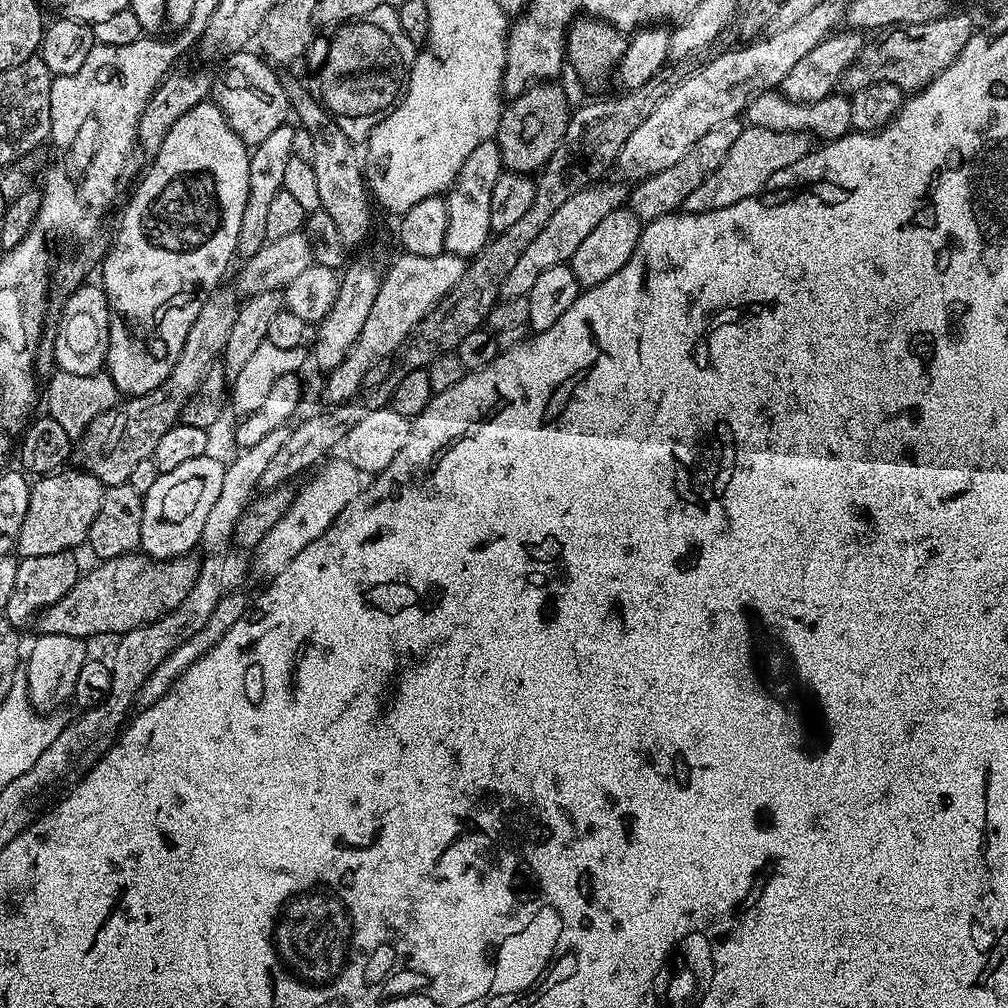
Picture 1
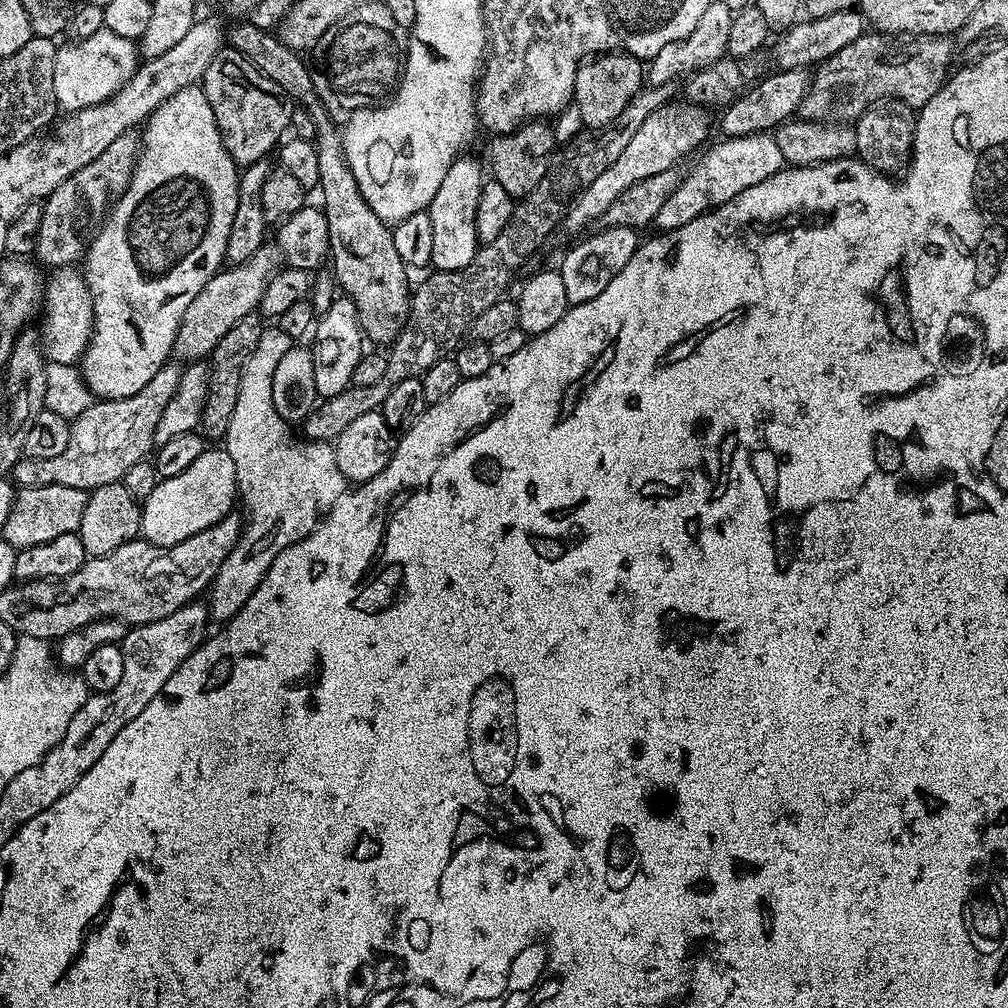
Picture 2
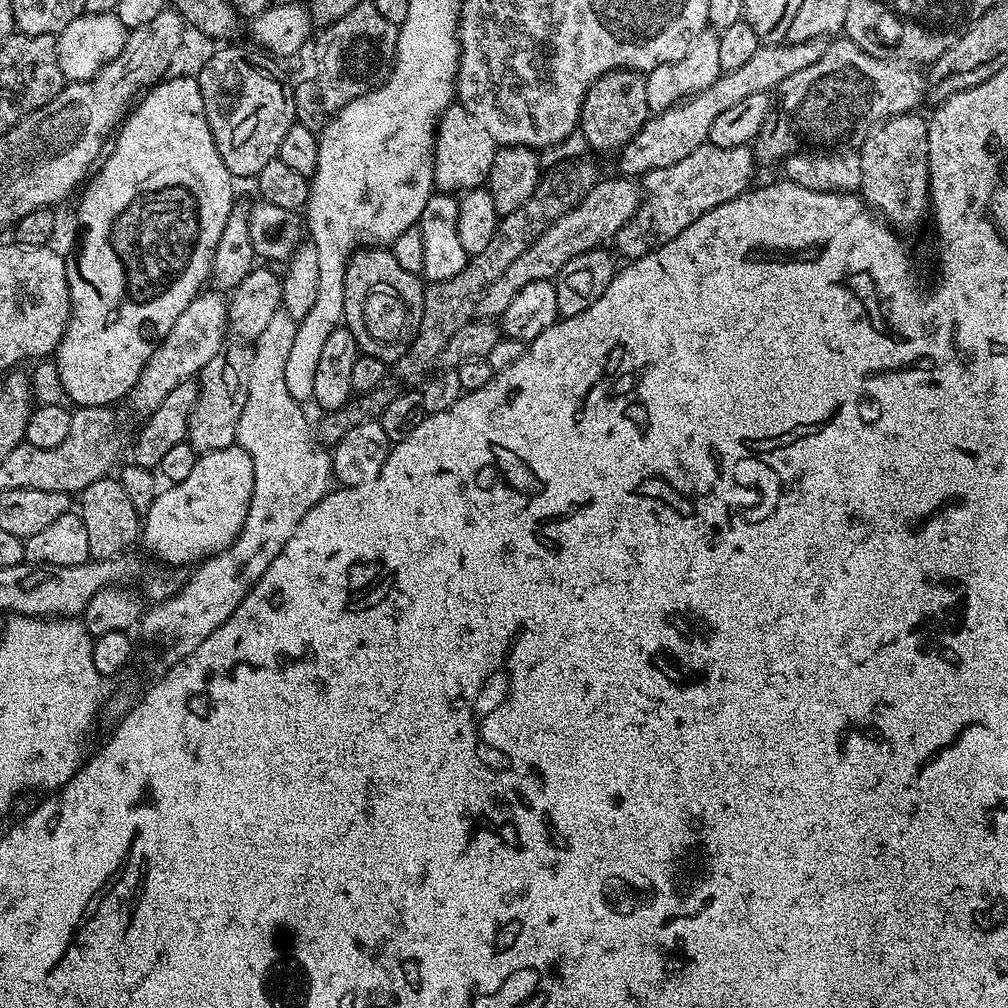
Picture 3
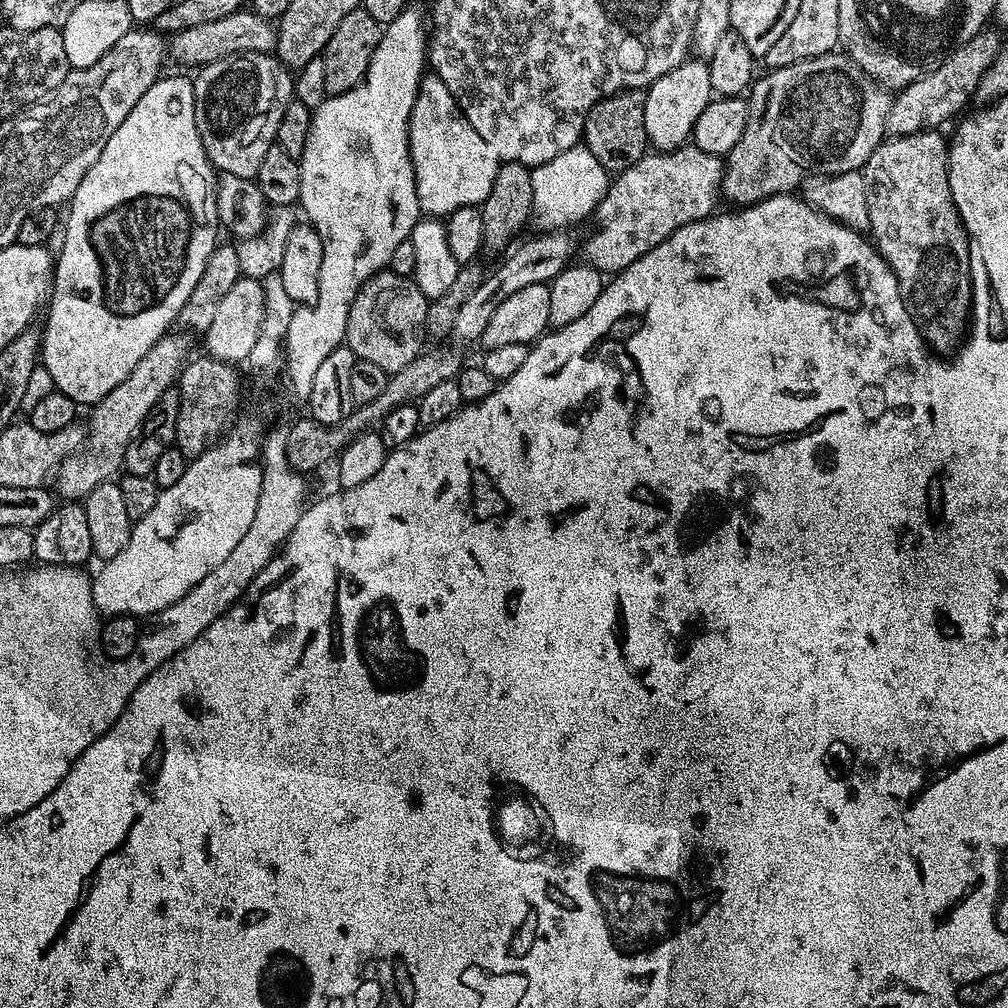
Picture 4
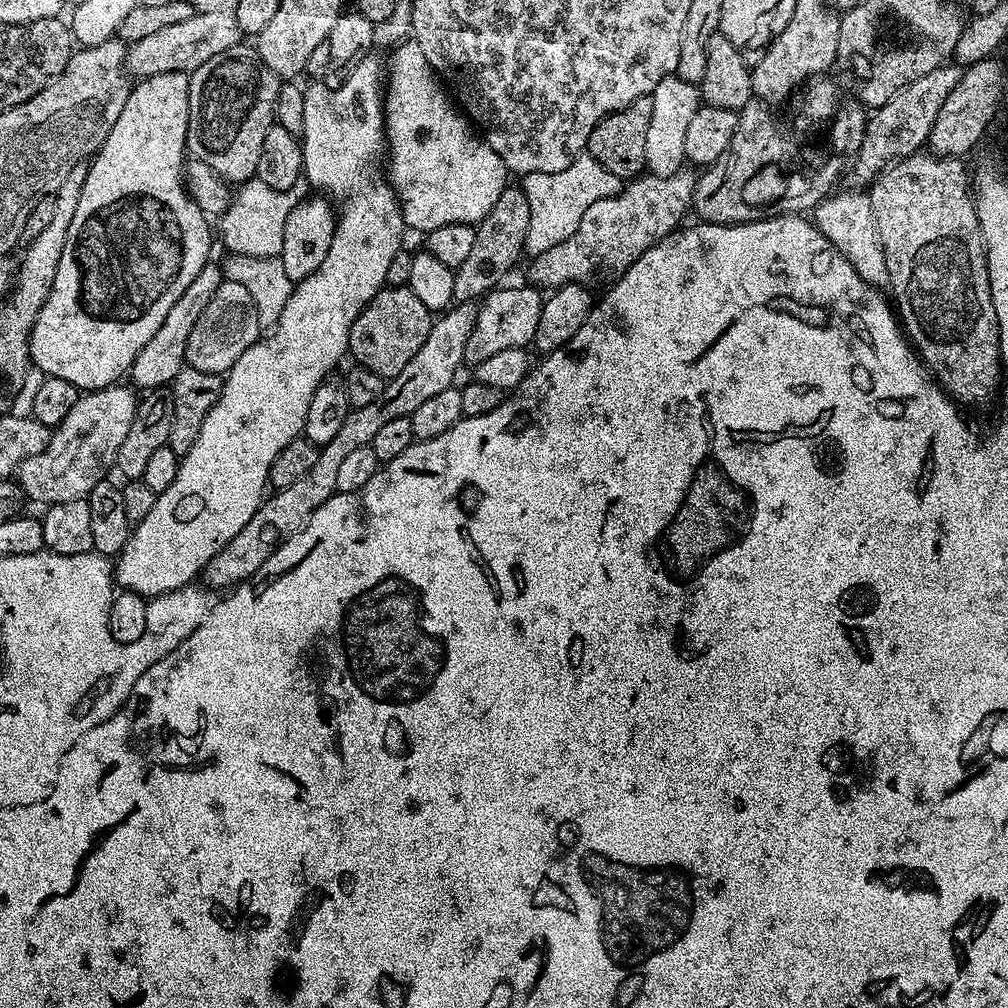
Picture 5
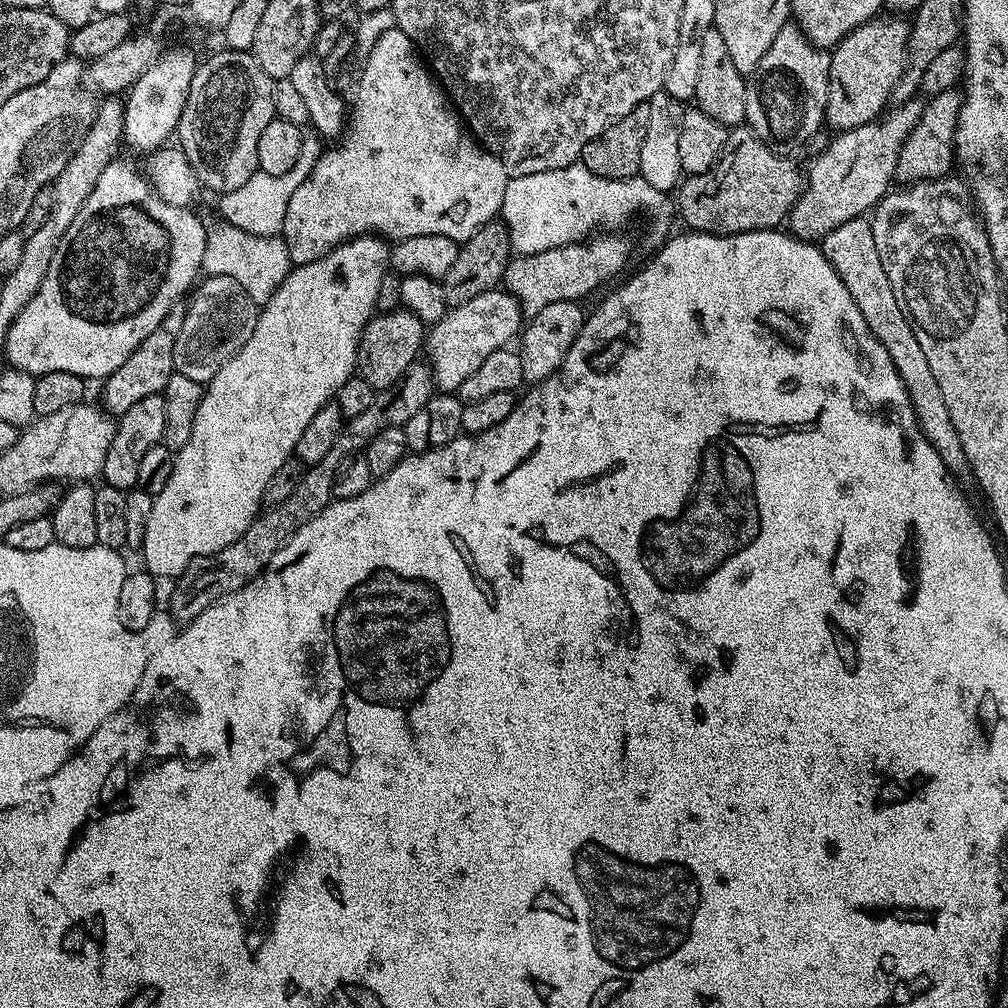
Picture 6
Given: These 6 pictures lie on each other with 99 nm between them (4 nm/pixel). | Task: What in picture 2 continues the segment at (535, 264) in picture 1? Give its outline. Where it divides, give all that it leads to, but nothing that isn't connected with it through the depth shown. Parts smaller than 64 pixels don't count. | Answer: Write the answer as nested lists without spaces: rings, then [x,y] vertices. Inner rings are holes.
[[[691,102],[673,103],[654,110],[642,126],[638,126],[634,138],[622,150],[622,155],[613,162],[607,170],[602,170],[586,190],[576,195],[568,213],[562,221],[563,231],[583,233],[587,224],[599,221],[606,214],[606,210],[613,204],[618,194],[624,193],[627,188],[634,186],[634,182],[642,182],[642,178],[650,178],[654,174],[662,174],[662,170],[670,170],[679,165],[679,160],[684,160],[708,136],[708,116],[703,107]]]

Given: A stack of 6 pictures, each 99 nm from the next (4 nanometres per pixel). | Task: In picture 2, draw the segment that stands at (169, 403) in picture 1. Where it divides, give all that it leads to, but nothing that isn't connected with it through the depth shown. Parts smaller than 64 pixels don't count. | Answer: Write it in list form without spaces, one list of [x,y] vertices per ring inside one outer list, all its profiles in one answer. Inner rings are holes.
[[[175,363],[165,364],[162,370],[158,370],[158,374],[154,374],[154,378],[150,378],[150,382],[146,382],[146,386],[142,390],[138,390],[138,394],[134,394],[130,398],[97,399],[86,410],[82,410],[82,414],[78,414],[76,420],[71,421],[70,442],[66,445],[66,450],[62,450],[62,454],[56,455],[55,458],[22,459],[12,468],[11,479],[20,488],[53,484],[54,486],[74,486],[91,490],[98,486],[121,483],[126,470],[130,470],[130,466],[134,466],[134,462],[145,459],[153,451],[154,430],[158,430],[158,422],[162,418],[170,398],[174,398],[180,385],[182,368],[179,363],[176,363],[177,365]]]

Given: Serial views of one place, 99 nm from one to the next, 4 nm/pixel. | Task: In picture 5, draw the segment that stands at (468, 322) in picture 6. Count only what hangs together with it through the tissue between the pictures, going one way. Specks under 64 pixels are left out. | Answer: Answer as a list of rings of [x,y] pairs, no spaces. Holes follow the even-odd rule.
[[[535,286],[508,287],[493,288],[487,296],[483,297],[476,313],[474,330],[470,330],[470,338],[466,338],[465,365],[474,366],[478,362],[483,362],[485,358],[498,354],[501,350],[528,348],[535,341],[538,318],[542,318],[542,306],[545,301],[541,289]]]

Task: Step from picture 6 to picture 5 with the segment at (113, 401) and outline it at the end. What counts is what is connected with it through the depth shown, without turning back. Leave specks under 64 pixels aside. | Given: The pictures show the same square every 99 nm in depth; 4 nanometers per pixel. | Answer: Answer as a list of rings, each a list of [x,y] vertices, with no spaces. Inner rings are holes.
[[[209,262],[202,270],[198,270],[194,282],[190,282],[190,286],[186,286],[186,290],[182,290],[182,298],[178,298],[178,302],[174,302],[174,306],[170,306],[170,314],[166,314],[162,326],[158,326],[154,338],[150,338],[150,342],[146,342],[146,346],[142,346],[142,350],[138,350],[138,358],[134,358],[130,377],[132,376],[133,382],[131,381],[131,383],[137,389],[151,390],[171,385],[173,378],[186,367],[184,362],[186,342],[190,342],[190,332],[194,330],[194,322],[198,322],[198,318],[202,318],[202,310],[206,310],[210,298],[214,298],[214,290],[218,290],[218,286],[223,281],[223,267],[219,263]]]

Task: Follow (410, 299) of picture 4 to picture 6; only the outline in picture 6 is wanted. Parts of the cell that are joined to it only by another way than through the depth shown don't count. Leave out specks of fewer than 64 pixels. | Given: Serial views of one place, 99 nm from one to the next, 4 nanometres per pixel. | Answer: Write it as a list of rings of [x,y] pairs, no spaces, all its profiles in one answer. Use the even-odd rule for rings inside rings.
[[[401,306],[393,312],[381,312],[373,315],[368,325],[362,330],[362,338],[356,355],[358,374],[377,392],[386,390],[410,370],[410,366],[417,363],[416,356],[426,344],[426,326],[413,312]]]

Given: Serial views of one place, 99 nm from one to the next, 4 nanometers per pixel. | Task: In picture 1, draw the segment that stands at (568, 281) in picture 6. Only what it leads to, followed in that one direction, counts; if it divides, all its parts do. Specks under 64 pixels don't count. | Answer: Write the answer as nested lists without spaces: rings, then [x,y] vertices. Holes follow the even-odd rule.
[[[745,126],[738,142],[730,146],[730,154],[726,154],[726,162],[698,186],[686,198],[683,211],[709,212],[710,210],[722,210],[722,206],[734,206],[734,202],[742,202],[742,198],[759,196],[763,192],[766,182],[778,170],[786,170],[786,166],[794,166],[807,154],[813,151],[814,144],[807,132],[775,132],[766,128],[754,128]]]

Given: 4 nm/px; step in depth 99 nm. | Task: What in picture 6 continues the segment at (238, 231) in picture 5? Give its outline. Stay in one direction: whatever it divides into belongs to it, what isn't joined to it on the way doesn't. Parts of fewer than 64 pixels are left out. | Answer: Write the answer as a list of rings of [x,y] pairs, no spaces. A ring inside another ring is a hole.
[[[305,133],[301,153],[298,154],[293,169],[288,170],[286,174],[272,175],[258,170],[238,190],[223,193],[219,199],[221,200],[219,215],[248,233],[259,236],[279,235],[284,228],[286,206],[289,205],[291,195],[309,177],[310,171],[324,151],[321,139],[323,140],[323,137],[319,133]]]

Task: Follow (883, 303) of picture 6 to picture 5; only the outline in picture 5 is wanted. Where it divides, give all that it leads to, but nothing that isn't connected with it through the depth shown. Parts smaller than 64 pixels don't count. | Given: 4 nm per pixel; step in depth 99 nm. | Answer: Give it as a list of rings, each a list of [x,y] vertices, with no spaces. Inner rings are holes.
[[[856,190],[860,192],[840,191],[833,191],[816,205],[814,209],[815,226],[844,255],[846,262],[850,262],[850,266],[858,270],[858,274],[867,284],[877,290],[887,289],[886,258],[882,250],[882,242],[878,238],[878,226],[874,222],[868,192],[864,190]]]

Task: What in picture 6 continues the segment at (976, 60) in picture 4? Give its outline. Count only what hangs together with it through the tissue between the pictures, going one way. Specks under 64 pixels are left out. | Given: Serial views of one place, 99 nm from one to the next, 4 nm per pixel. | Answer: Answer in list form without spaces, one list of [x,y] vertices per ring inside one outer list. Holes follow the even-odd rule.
[[[913,98],[905,104],[896,104],[866,126],[839,133],[837,140],[806,168],[806,183],[786,221],[791,235],[797,240],[820,242],[830,230],[842,226],[842,222],[858,220],[871,213],[893,187],[900,151],[922,118],[924,106],[923,99]]]

